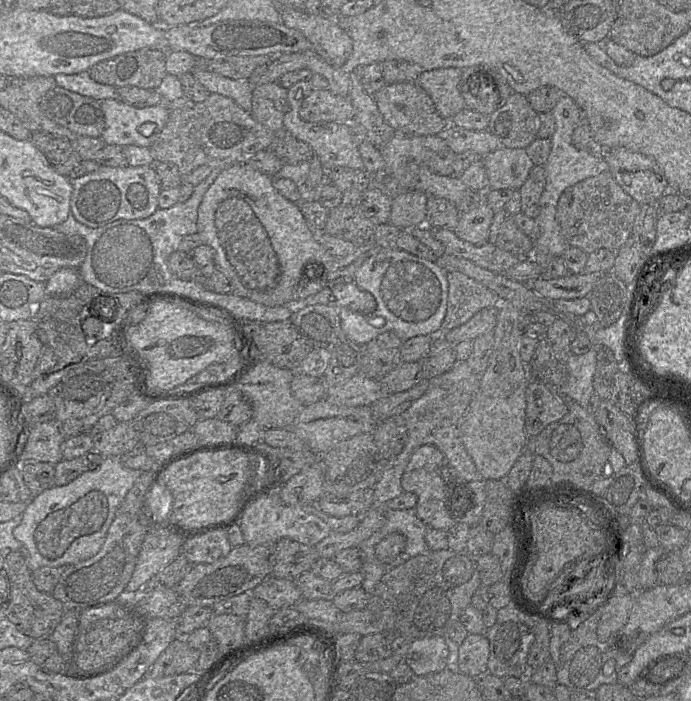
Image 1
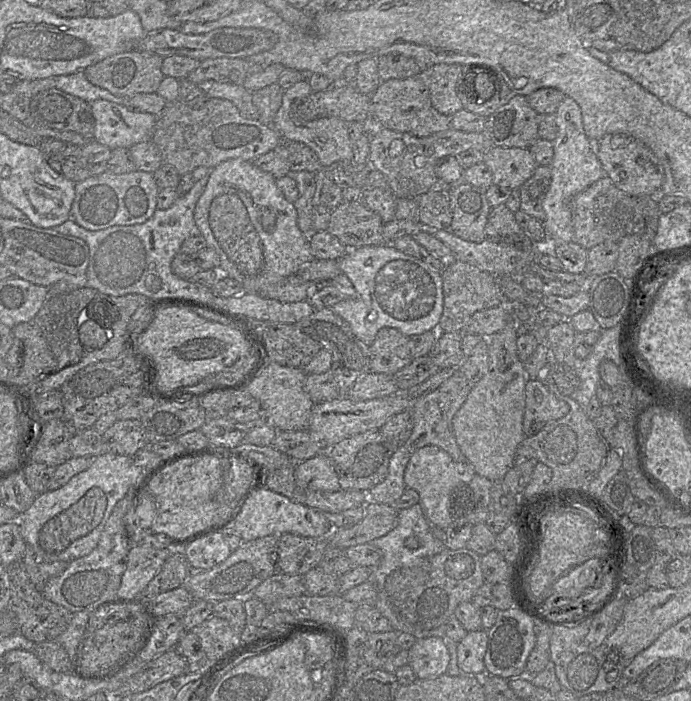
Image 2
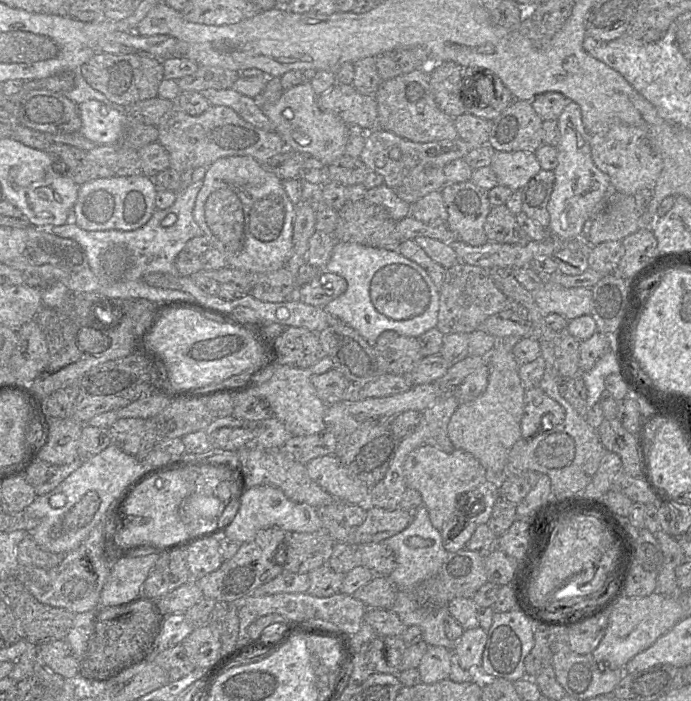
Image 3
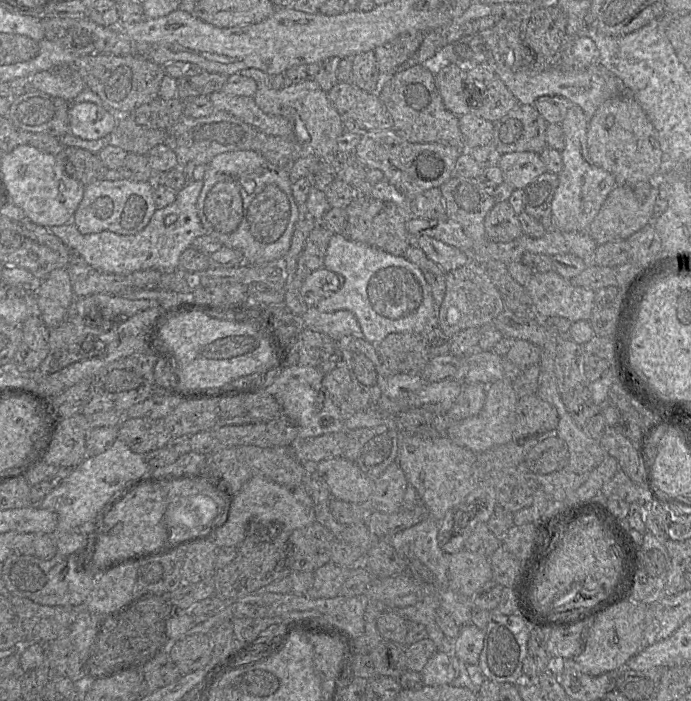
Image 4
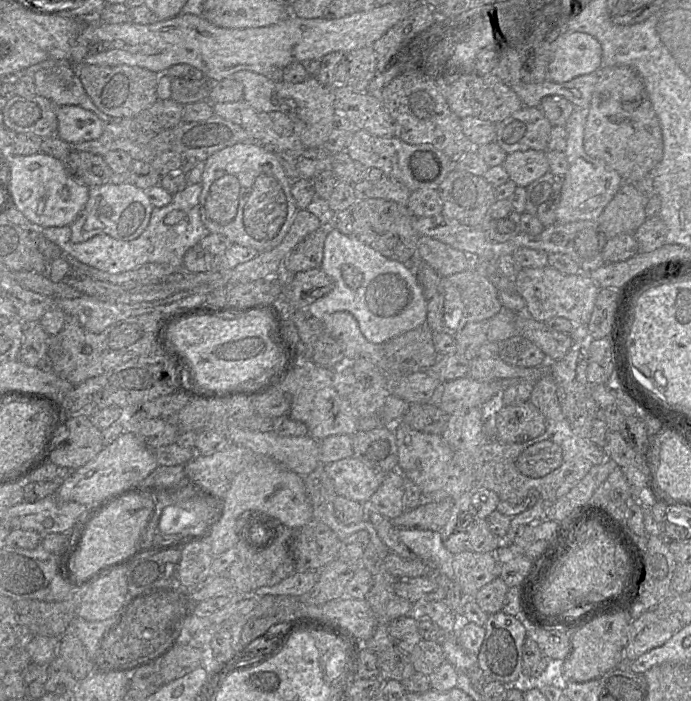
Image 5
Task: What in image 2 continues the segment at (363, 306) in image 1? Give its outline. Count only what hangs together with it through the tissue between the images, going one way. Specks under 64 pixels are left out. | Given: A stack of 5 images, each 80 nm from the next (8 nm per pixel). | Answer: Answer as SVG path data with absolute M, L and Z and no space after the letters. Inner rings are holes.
M343 273L328 283L321 283L307 301L315 310L332 308L338 302L356 299L357 292L350 279Z

